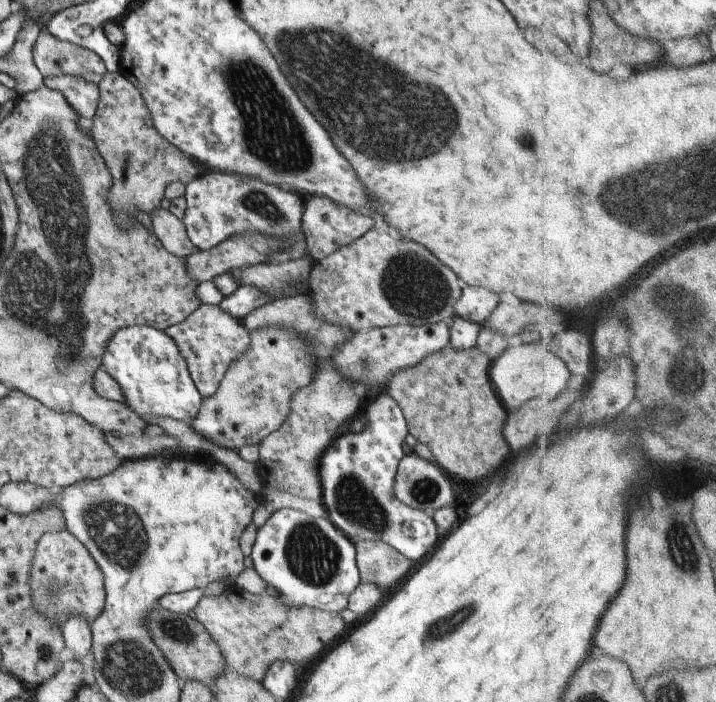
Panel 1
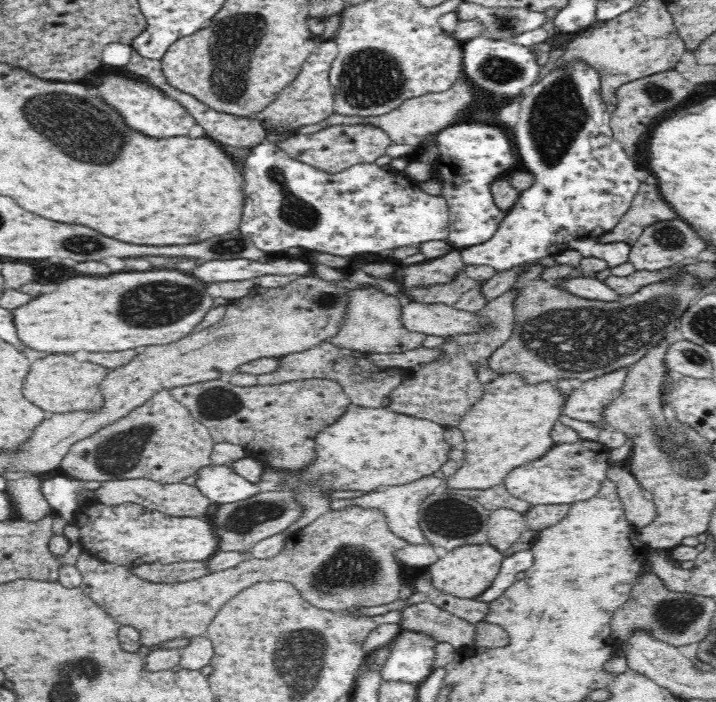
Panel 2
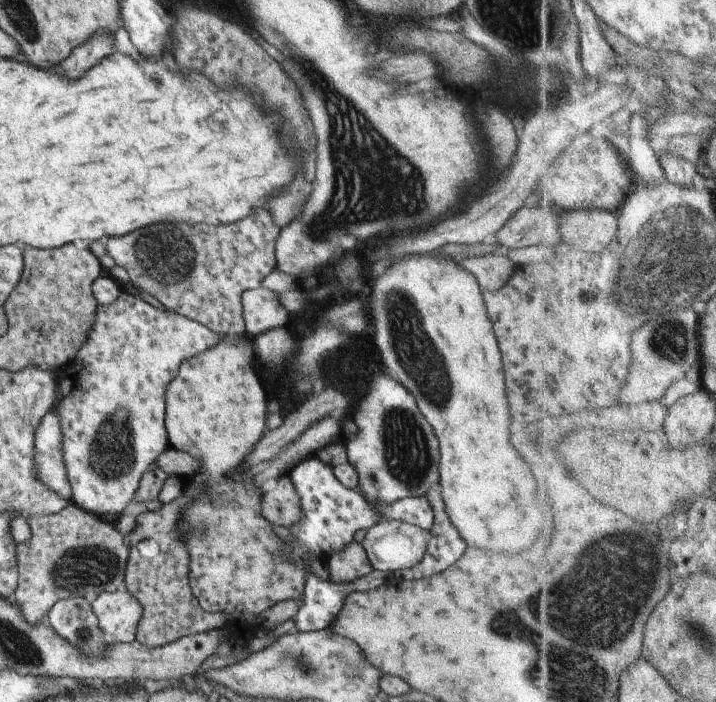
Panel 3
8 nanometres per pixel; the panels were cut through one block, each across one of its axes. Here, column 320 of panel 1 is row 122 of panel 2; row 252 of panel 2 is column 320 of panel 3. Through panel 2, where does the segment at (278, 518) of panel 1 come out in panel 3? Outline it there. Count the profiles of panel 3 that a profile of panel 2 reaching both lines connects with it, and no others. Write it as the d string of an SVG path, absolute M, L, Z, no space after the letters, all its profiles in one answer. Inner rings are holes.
M310 457L289 472L292 485L300 496L300 518L288 528L292 541L283 541L277 549L280 560L288 560L306 572L306 580L318 580L311 573L311 555L319 557L328 565L330 556L342 552L346 544L354 541L358 530L366 530L378 523L378 512L361 496L358 490L351 490L336 480L331 467L315 457Z

